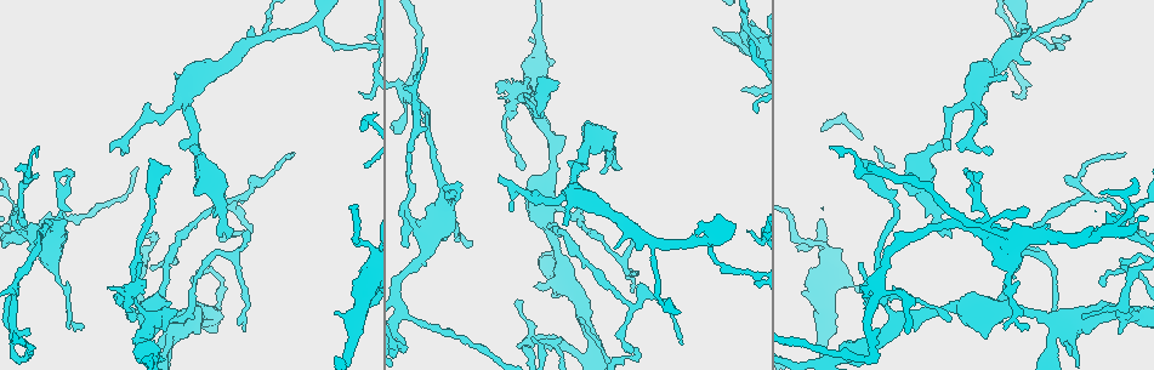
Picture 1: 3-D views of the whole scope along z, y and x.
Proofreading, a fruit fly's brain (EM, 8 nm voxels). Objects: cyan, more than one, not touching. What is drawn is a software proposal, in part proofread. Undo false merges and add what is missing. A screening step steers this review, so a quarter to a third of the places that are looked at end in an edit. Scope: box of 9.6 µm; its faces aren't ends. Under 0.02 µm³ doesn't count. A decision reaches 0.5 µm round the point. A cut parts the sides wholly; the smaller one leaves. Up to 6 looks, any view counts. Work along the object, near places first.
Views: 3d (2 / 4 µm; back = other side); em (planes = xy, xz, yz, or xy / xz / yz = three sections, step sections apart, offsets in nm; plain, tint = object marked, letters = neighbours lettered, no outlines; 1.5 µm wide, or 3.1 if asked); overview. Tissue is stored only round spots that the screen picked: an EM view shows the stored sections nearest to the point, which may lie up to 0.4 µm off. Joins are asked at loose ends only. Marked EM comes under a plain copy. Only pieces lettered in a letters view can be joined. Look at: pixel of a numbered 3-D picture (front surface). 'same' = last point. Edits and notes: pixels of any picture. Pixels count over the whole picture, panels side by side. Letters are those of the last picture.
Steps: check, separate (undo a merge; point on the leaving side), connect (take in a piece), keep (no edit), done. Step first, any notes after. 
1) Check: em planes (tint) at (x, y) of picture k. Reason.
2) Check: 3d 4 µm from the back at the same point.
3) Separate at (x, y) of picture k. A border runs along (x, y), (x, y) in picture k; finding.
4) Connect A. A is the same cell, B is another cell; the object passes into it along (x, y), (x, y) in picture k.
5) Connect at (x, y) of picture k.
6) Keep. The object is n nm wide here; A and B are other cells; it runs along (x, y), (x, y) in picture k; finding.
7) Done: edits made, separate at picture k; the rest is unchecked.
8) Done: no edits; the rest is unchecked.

Check: em planes (tint) at (823, 244) of picture 1. Sharp bend.

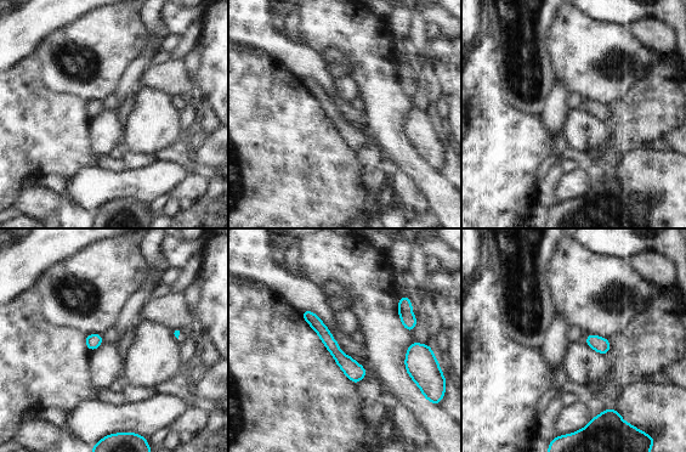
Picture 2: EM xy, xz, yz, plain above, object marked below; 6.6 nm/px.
Check: em planes (letters) at the same point. What lies round it.

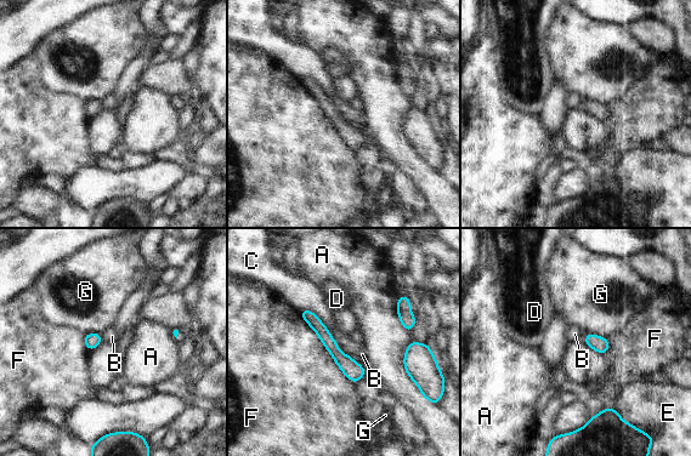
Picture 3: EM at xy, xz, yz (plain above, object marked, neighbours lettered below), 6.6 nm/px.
Keep. A, B, C, D, E, F and G are other cells; it runs along (306, 312), (355, 378) in picture 3; continuous, no second neuron.

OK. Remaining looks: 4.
Check: em planes (letters) at (745, 90) of picture 1. Tapers out.

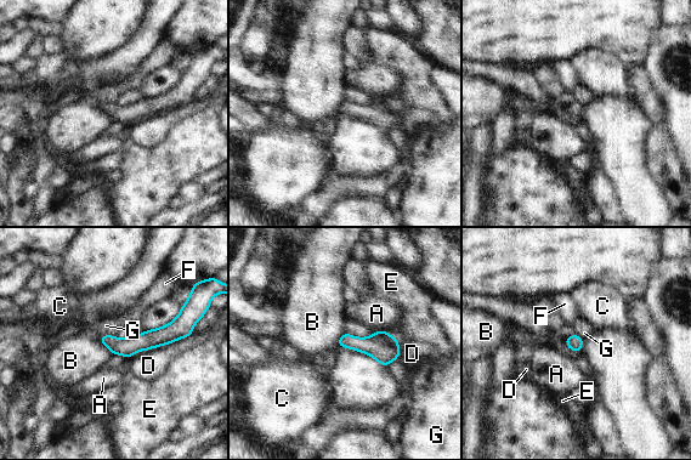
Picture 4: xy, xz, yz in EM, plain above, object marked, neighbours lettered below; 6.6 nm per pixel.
Keep. A, B, C, D, E, F and G are other cells; it runs along (183, 330), (136, 344), (103, 339) in picture 4; no lettered piece goes on from it.

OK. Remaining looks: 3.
Check: 3d 2 µm at (520, 91) of picture 1. A fork.

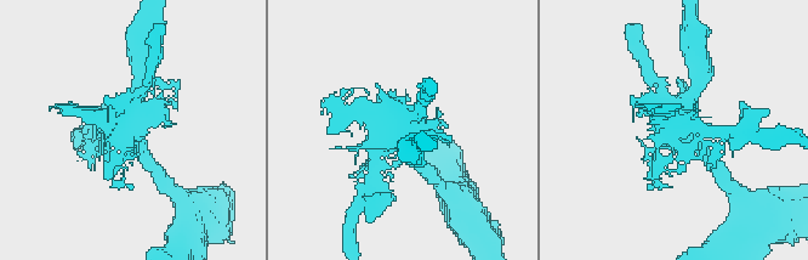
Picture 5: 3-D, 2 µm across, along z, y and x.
Check: em planes (tint) at (138, 126) of picture 5.

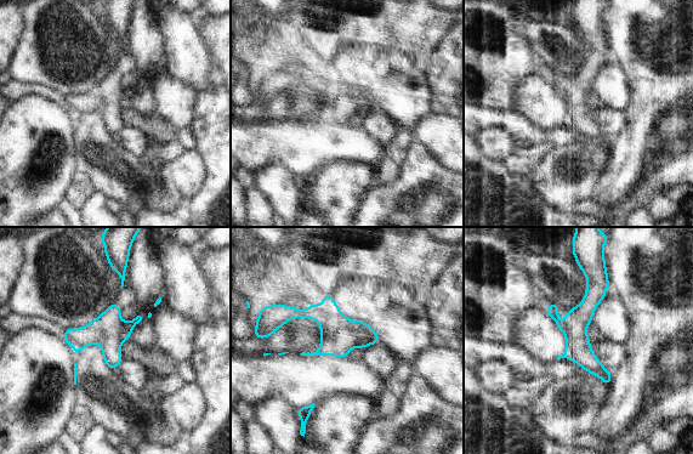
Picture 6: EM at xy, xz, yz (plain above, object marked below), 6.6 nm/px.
Check: em planes (letters) at the same point. What lies round it.

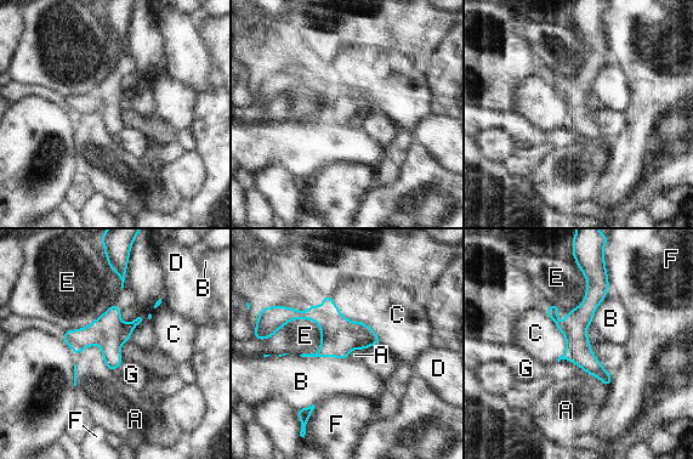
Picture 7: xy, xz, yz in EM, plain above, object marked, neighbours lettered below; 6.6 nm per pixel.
Keep. The longest contact is with C, 460 nm; A, B, C, D, E, F and G are other cells; one neuron here.

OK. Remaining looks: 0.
Done: no edits; the rest is unchecked.

